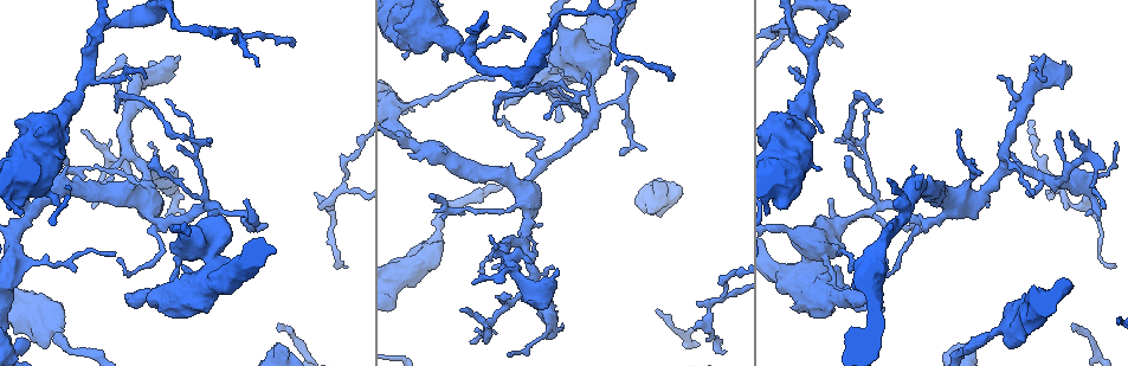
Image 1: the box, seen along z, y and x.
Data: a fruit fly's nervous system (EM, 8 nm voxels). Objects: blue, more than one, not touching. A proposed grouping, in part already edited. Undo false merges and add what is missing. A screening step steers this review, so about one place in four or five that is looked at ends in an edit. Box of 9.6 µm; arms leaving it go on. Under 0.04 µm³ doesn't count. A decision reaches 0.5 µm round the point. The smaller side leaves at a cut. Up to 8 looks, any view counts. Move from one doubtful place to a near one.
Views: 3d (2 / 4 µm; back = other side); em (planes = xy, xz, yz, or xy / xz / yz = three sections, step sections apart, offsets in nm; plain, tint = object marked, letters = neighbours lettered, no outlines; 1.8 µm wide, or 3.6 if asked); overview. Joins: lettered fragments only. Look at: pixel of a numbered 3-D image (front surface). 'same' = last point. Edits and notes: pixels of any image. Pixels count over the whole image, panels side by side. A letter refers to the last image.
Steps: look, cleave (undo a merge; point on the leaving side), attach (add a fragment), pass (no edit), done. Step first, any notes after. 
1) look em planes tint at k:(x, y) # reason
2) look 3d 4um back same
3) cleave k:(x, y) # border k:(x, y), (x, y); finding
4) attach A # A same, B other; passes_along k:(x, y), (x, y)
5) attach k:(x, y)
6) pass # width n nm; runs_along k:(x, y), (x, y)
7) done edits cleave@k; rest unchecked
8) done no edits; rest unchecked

look em planes tint at 1:(592, 121) # four or more arms meet

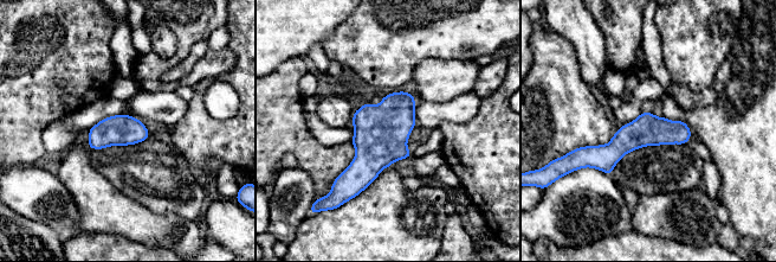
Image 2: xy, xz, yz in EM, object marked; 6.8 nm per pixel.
look em planes letters same

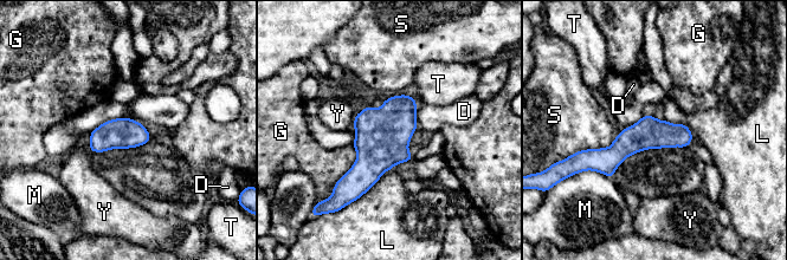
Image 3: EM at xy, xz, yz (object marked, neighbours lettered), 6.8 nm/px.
pass # D other, G other, L other, M other, S other, T other, Y other; one neuron here

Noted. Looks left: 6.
look 3d 4um at 1:(212, 269) # abrupt turn

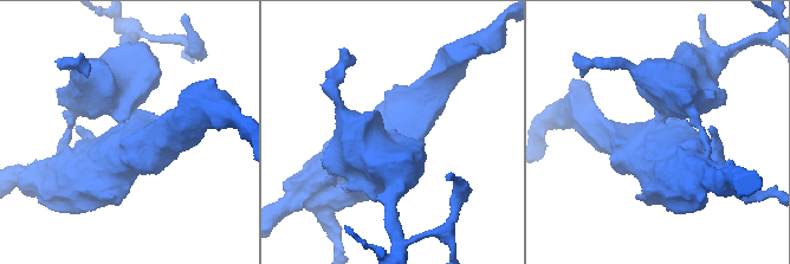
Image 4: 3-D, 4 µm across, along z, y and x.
look em 3.6um yz step 16 tint at 4:(670, 134) # need the tissue

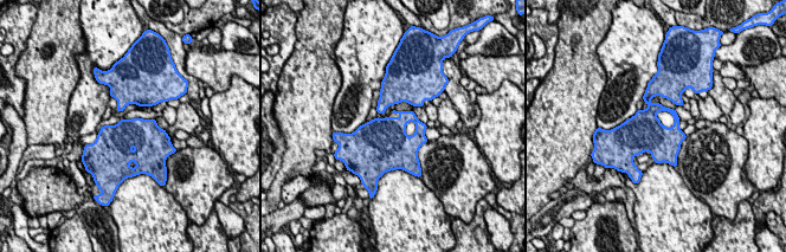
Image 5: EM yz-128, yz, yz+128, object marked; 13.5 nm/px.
look em 3.6um yz step 16 letters same

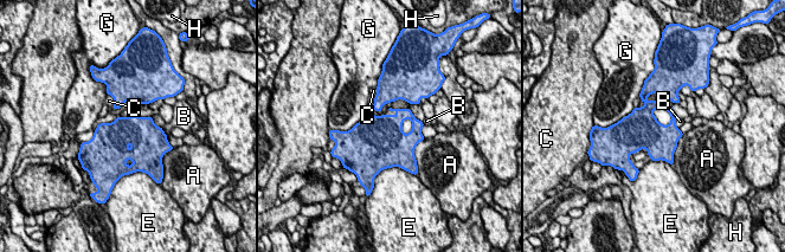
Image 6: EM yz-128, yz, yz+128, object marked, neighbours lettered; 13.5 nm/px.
pass # longest_contact A 400 nm; A other, B other, C other, E other, G other, H other; border 6:(377, 88), (372, 104); one neuron here

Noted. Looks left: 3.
look 3d 2um back at 1:(61, 332) # calibre changes

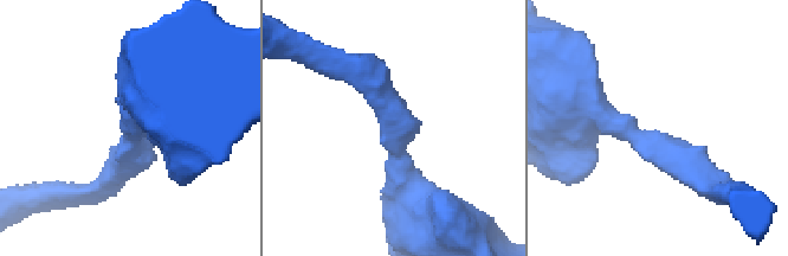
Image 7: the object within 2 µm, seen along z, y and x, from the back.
look em 3.6um planes tint at 7:(628, 134) # arm_widths 200, 550 nm; need the tissue

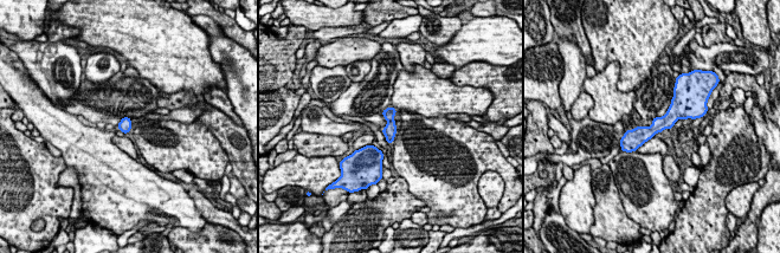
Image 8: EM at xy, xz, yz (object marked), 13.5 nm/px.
look em 3.6um planes letters same

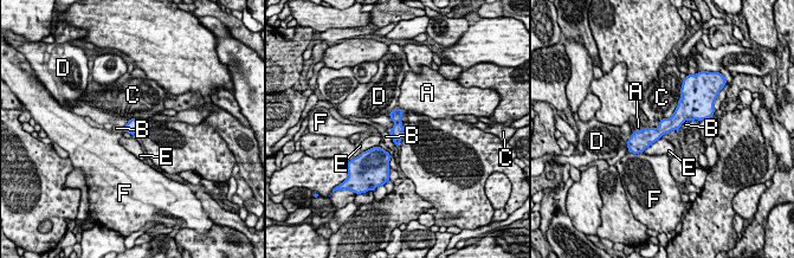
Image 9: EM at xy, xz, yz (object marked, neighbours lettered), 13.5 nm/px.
pass # width 180 nm; A other, B other, C other, D other, E other, F other; border 9:(662, 137), (641, 152); all the same neuron

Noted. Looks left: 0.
done no edits; rest unchecked

